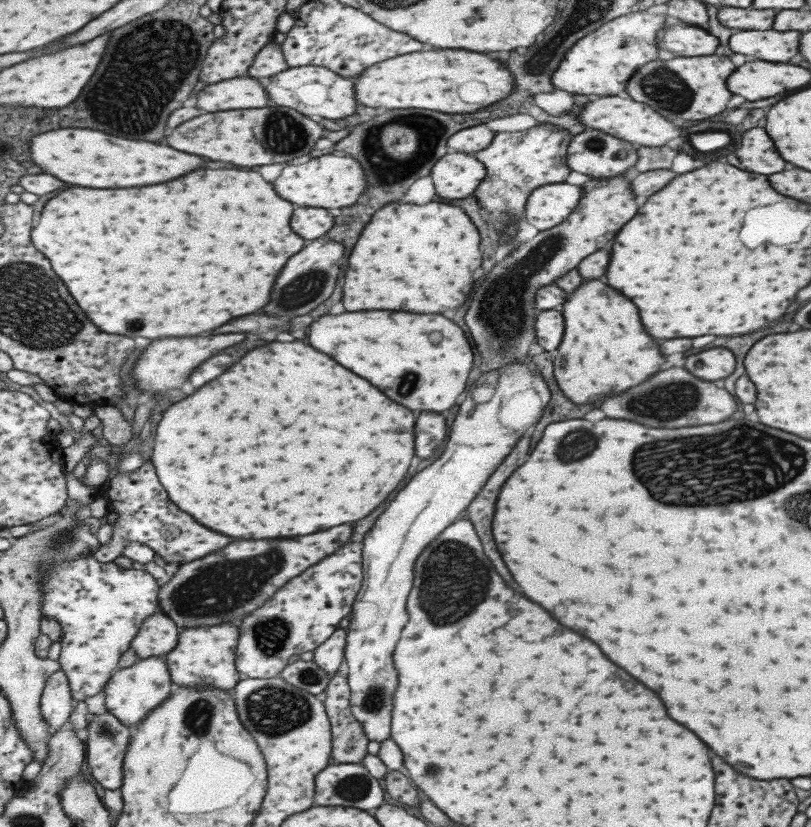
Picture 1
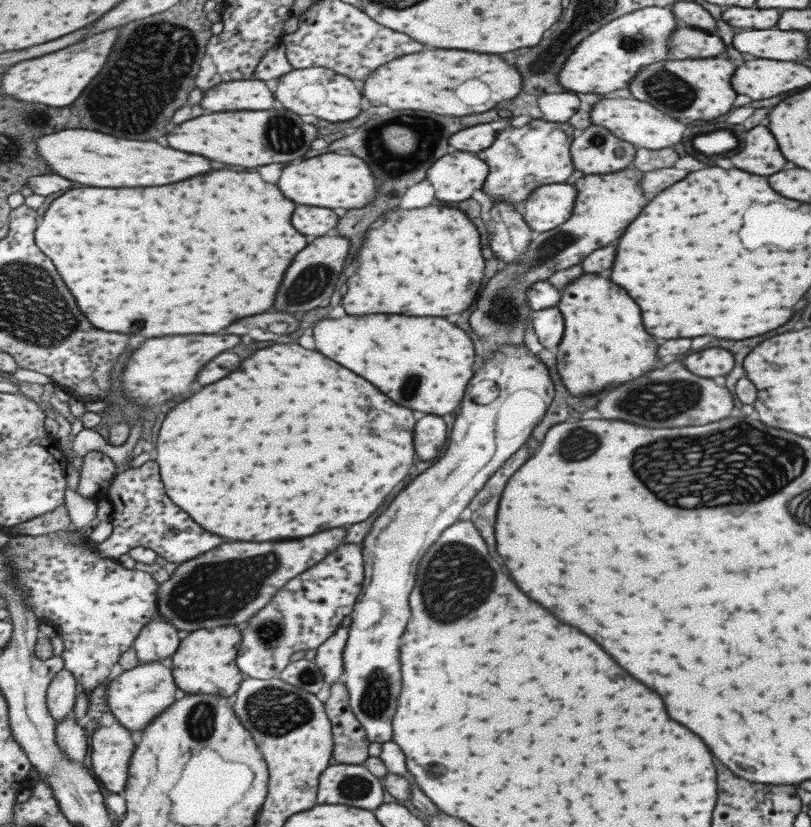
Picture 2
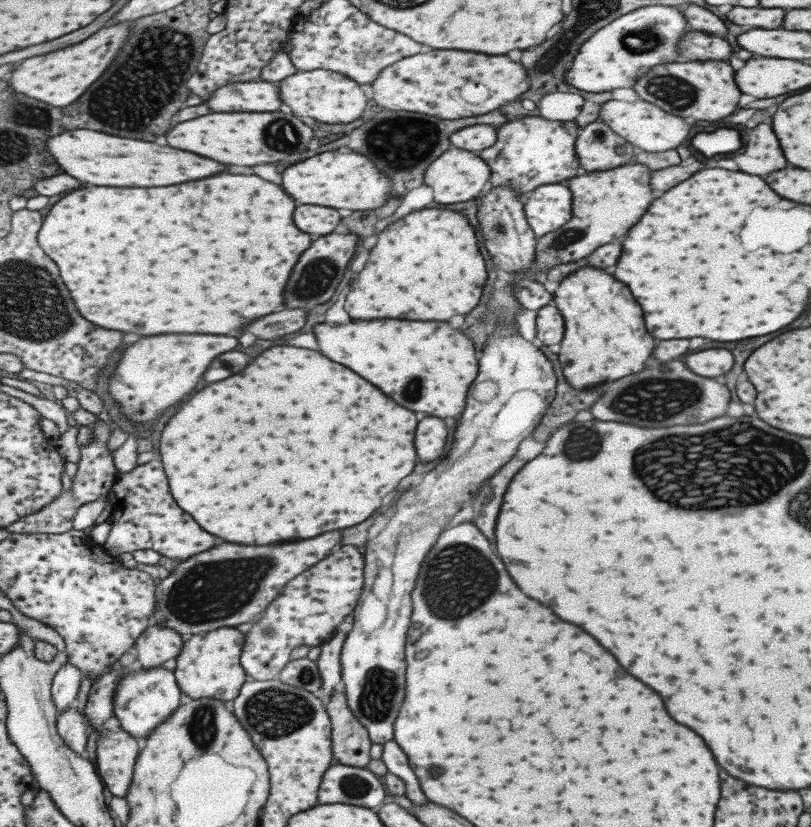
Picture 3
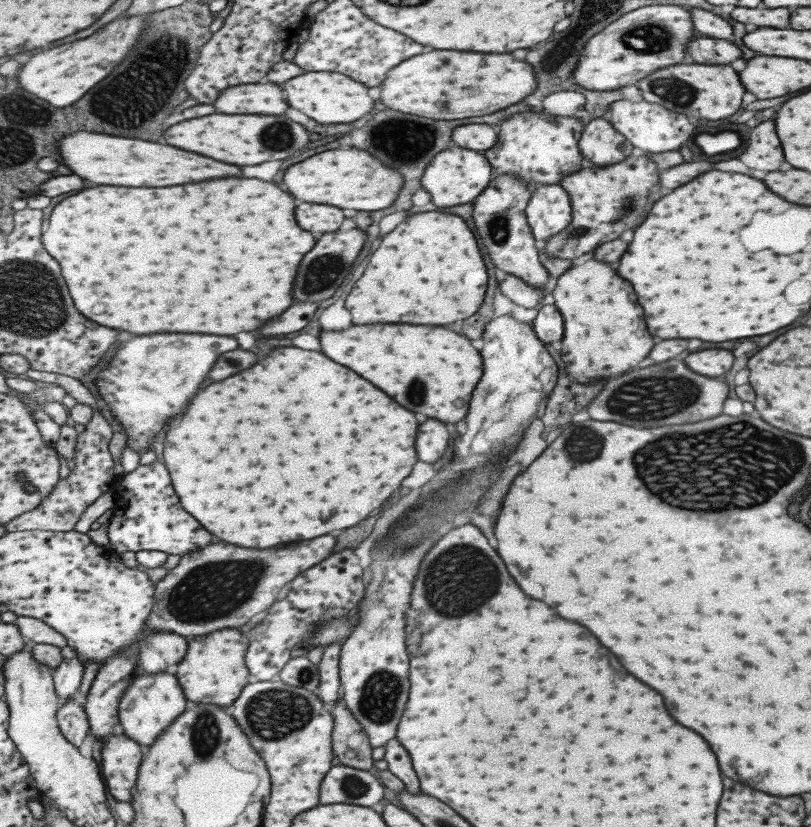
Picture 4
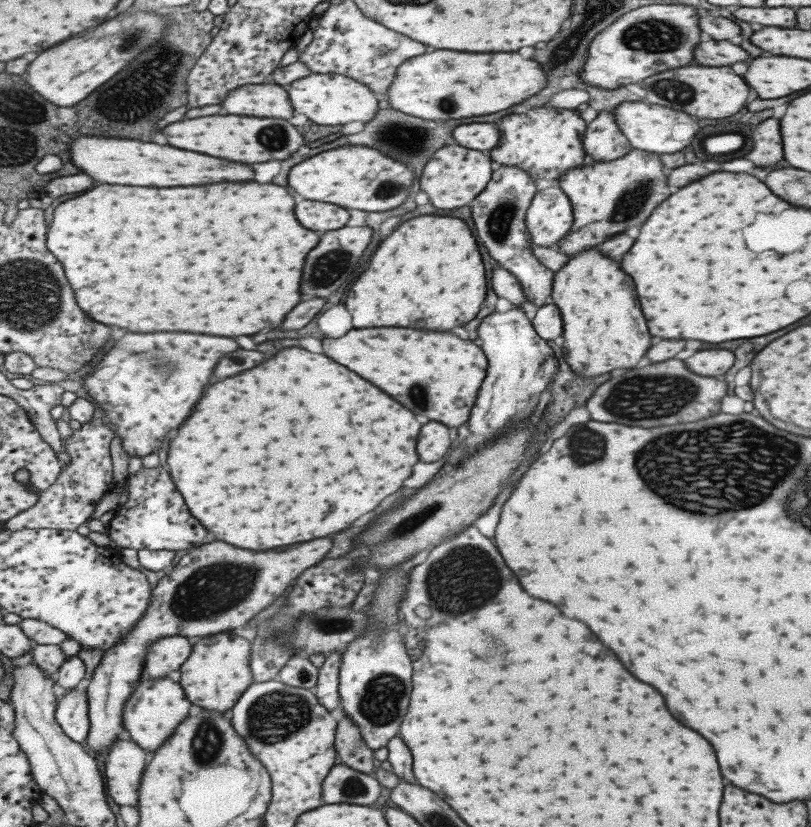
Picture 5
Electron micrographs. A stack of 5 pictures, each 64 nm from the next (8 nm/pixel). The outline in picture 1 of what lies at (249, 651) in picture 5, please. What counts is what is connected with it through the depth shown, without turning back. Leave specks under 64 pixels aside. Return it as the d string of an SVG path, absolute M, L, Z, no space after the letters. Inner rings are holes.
M233 624L181 630L179 648L167 656L175 684L187 690L235 690L241 684L241 670L237 668L239 644L241 630Z

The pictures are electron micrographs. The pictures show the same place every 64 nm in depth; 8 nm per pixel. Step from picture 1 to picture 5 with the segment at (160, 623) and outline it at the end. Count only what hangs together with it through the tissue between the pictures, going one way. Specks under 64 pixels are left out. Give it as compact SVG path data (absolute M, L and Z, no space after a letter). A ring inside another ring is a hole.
M173 636L173 638L159 640L151 648L151 654L149 654L149 660L145 666L145 678L163 680L171 672L181 670L185 666L185 662L191 660L193 650L195 650L195 646L191 646L189 638Z

